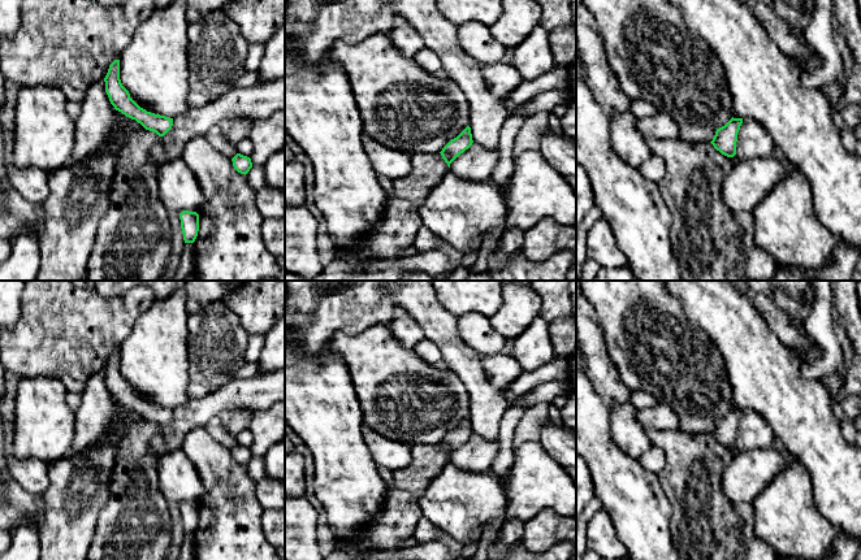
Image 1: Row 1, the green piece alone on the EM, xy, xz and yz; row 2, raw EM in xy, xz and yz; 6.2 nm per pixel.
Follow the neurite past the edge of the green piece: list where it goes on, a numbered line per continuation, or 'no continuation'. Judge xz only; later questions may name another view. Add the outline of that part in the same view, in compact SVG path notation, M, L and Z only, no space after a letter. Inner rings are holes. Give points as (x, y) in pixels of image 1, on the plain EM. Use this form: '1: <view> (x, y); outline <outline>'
no continuation

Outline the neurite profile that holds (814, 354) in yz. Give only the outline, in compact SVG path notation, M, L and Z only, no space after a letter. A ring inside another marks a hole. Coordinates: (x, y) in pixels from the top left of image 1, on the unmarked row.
M810 347L801 357L800 364L813 364L823 357L822 347Z

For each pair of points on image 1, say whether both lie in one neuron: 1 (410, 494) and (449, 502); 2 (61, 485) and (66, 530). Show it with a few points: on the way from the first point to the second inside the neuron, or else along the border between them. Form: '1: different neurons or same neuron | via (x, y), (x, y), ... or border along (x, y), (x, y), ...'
1: different neurons | border along (440, 472), (419, 498), (418, 504), (423, 516)
2: same neuron | via (66, 496), (66, 519)

